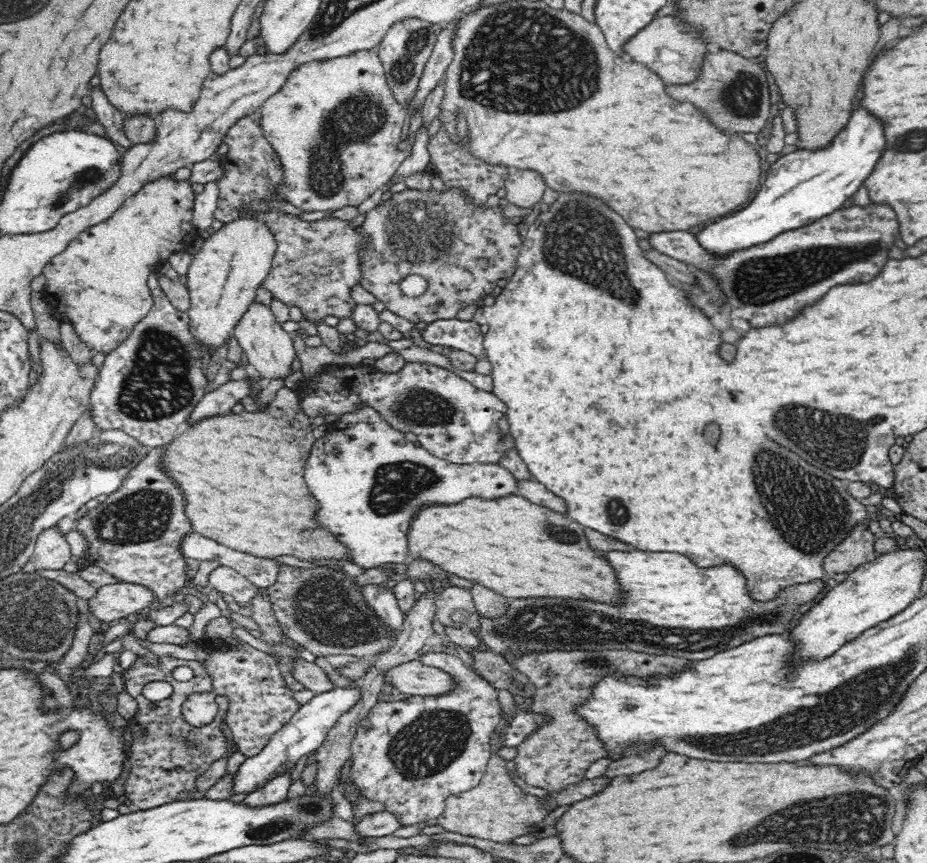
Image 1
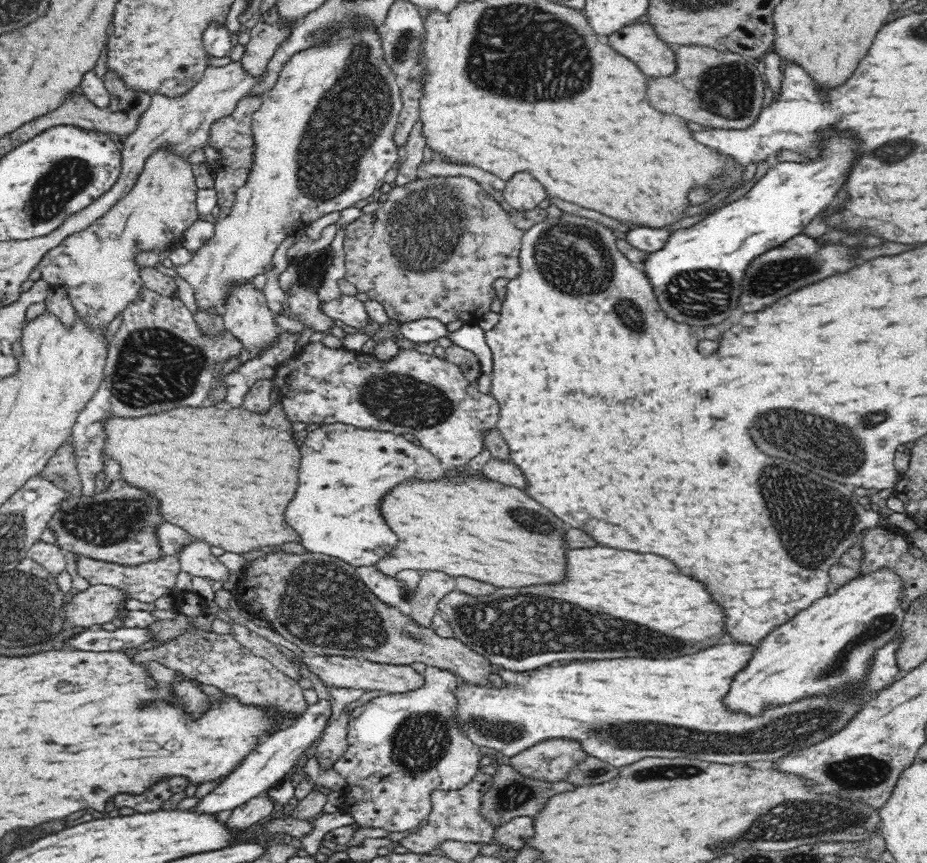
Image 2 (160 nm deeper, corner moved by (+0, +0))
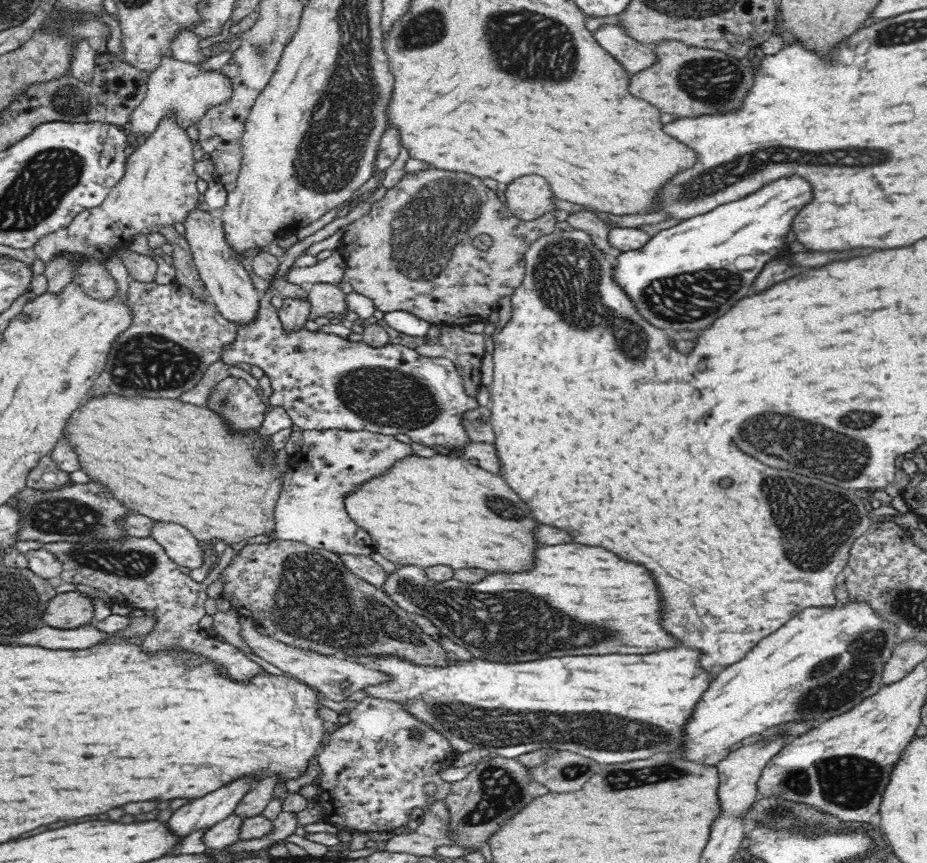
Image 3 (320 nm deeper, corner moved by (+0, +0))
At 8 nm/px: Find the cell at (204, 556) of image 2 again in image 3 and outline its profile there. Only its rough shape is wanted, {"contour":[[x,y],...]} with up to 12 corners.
{"contour":[[153,520],[150,537],[178,566],[204,567],[205,547],[183,526]]}

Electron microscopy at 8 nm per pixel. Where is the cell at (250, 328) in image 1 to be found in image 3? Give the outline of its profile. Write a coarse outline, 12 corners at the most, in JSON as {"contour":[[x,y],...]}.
{"contour":[[196,207],[182,224],[209,300],[254,320],[260,290],[222,220]]}

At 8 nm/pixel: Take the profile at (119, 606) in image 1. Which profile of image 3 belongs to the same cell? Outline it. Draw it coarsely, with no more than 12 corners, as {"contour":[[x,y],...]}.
{"contour":[[57,593],[39,620],[52,628],[75,629],[91,623],[90,596]]}

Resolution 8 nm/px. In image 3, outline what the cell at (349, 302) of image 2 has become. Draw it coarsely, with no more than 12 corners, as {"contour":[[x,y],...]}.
{"contour":[[318,282],[308,287],[309,318],[346,312],[344,292]]}

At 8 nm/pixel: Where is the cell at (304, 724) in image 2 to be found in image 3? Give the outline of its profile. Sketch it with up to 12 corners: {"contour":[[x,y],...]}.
{"contour":[[242,778],[184,804],[168,828],[188,836],[232,815],[249,792]]}

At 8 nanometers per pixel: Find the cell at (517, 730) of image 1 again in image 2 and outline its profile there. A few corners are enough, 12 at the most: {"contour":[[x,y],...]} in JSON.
{"contour":[[755,646],[570,660],[460,682],[458,729],[513,757],[550,739],[615,767],[778,760],[859,699],[722,705]]}

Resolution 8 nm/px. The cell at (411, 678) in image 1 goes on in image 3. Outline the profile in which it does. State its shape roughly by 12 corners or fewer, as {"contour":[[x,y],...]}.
{"contour":[[239,617],[260,658],[343,702],[386,675],[337,655],[278,642]]}

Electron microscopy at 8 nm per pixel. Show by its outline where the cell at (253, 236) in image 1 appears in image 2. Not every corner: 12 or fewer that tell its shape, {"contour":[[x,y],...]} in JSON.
{"contour":[[347,19],[253,114],[230,214],[185,265],[196,305],[288,236],[382,194],[403,83]]}

